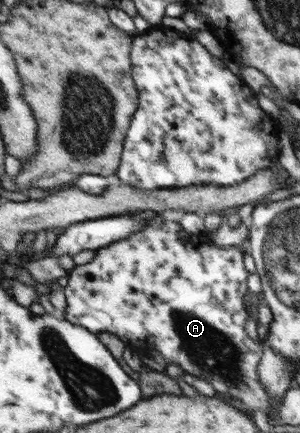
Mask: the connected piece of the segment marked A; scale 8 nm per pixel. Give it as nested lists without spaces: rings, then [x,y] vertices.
[[[159,216],[145,229],[99,248],[92,262],[76,266],[69,273],[64,289],[68,304],[61,317],[92,334],[110,333],[129,348],[138,345],[138,349],[156,349],[167,364],[178,365],[184,373],[204,379],[220,395],[242,401],[242,409],[246,409],[246,413],[264,411],[269,417],[272,413],[270,396],[258,375],[262,347],[248,336],[245,329],[248,313],[244,295],[249,273],[244,266],[243,255],[250,247],[248,237],[244,238],[242,250],[212,247],[212,257],[202,257],[200,249],[204,247],[205,243],[190,243],[190,235],[179,223],[165,221]]]

